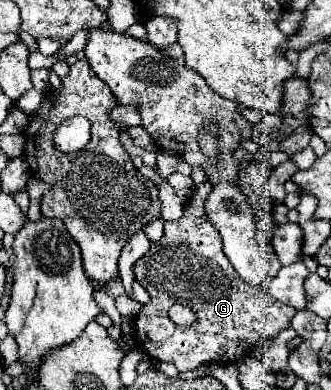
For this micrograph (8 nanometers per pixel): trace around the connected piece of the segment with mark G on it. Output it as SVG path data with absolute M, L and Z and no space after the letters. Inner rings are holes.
M208 181L194 187L194 195L184 207L184 215L178 221L166 221L164 237L158 243L152 243L150 253L136 263L136 281L146 287L152 297L138 313L134 333L136 345L156 361L176 363L180 373L194 371L212 361L234 363L250 353L254 343L288 329L296 315L294 307L272 299L266 285L252 287L236 275L236 269L222 251L218 231L208 223L204 213L204 199L210 191L212 185ZM174 303L188 305L196 311L198 323L194 325L194 331L176 327L168 319L168 309Z

